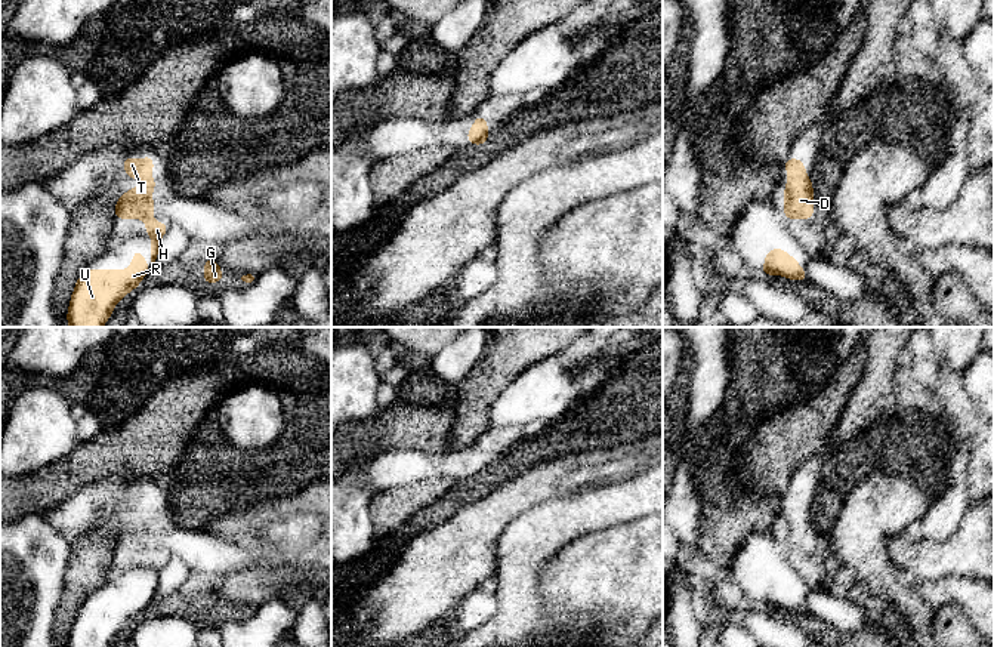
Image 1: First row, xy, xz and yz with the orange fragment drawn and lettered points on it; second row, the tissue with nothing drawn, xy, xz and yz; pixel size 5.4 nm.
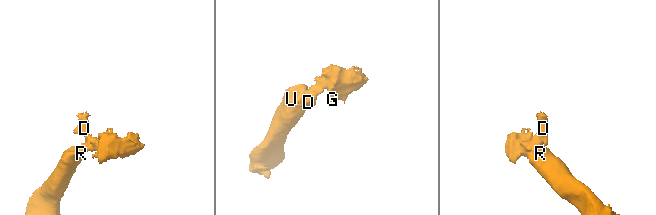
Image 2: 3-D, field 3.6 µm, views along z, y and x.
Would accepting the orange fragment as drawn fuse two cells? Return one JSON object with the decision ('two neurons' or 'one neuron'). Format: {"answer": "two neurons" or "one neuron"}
{"answer": "one neuron"}

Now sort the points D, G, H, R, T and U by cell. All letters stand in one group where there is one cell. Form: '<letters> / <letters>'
D G H R T U

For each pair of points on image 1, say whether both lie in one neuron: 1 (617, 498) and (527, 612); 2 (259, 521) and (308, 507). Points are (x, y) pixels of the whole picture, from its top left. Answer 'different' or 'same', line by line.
1: same
2: same

